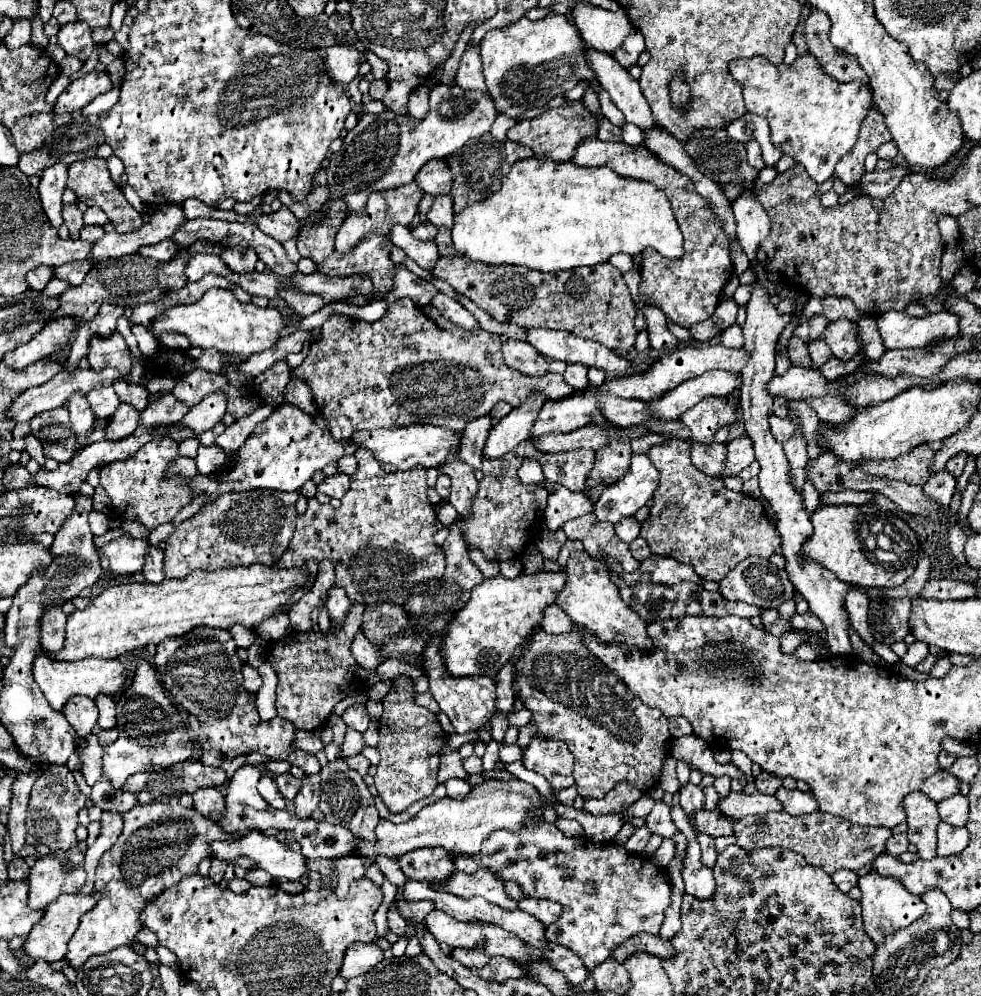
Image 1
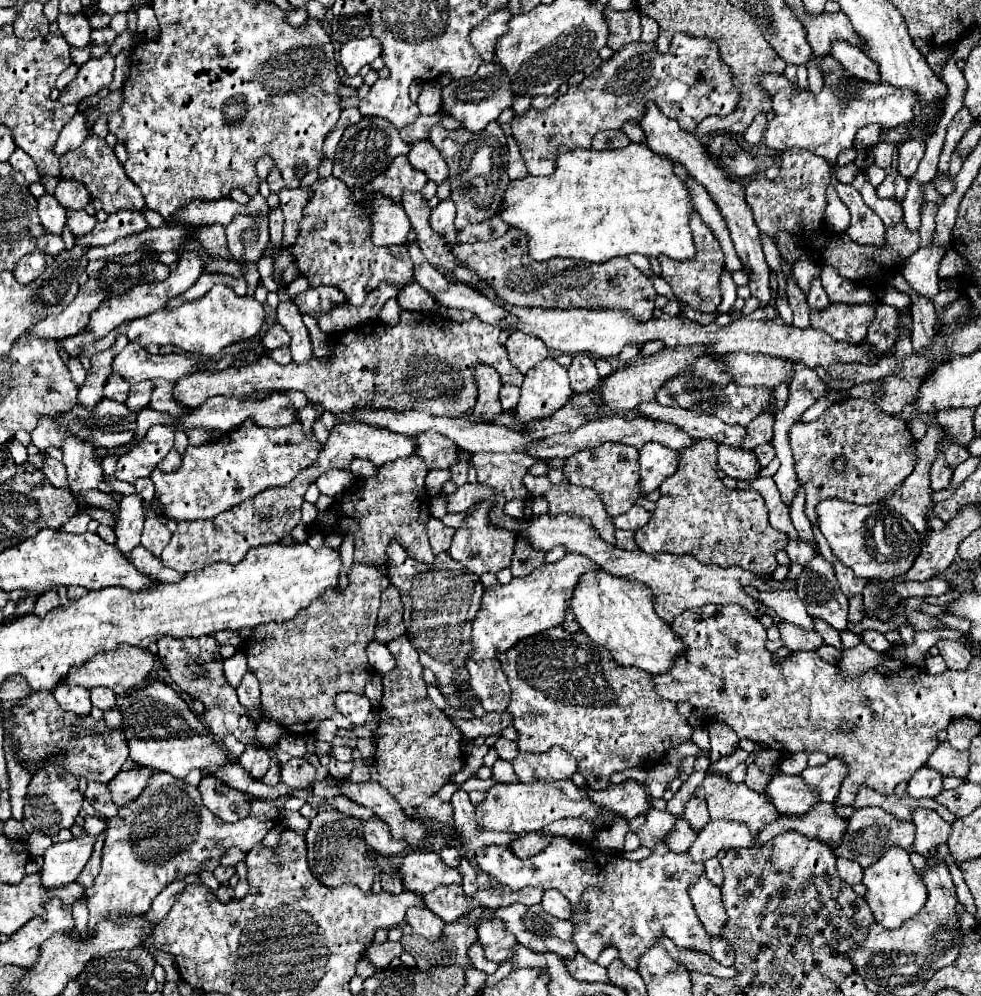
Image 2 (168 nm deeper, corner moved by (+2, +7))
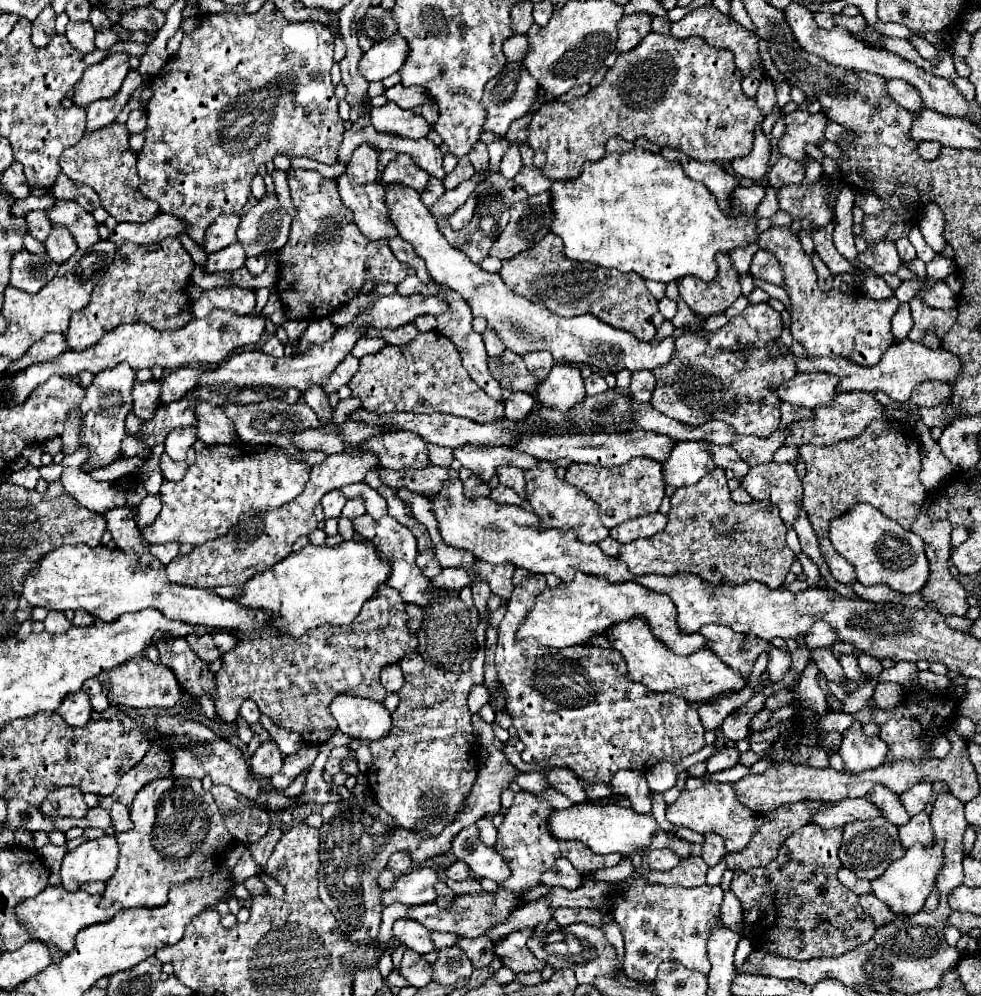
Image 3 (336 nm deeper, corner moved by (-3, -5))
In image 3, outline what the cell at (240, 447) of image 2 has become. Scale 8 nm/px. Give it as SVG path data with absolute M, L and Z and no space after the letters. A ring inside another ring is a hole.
M206 446L180 482L162 482L162 512L152 526L140 530L140 536L150 546L166 542L200 546L224 536L248 510L268 510L290 502L304 490L308 474L310 464L288 458L276 446Z

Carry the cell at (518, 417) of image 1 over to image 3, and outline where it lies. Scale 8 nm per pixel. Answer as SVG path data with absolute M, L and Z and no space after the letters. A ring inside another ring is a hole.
M556 364L548 378L538 388L540 406L554 410L568 410L586 398L584 380L578 366Z

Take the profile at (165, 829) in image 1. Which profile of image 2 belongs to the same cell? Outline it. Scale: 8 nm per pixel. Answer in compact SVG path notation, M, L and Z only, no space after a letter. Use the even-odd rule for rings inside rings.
M167 772L155 774L145 792L127 806L121 806L117 816L111 818L107 824L107 838L101 856L101 872L95 878L93 886L87 890L87 908L89 908L87 932L93 932L97 922L101 920L123 922L129 916L143 916L151 908L153 898L163 888L167 888L167 882L175 882L175 878L183 878L183 874L199 874L201 870L213 872L219 866L221 854L227 852L229 848L239 848L247 854L255 844L261 842L261 838L273 826L279 824L279 820L281 814L271 802L255 798L251 800L251 812L247 818L235 824L223 822L203 806L201 794L195 786Z

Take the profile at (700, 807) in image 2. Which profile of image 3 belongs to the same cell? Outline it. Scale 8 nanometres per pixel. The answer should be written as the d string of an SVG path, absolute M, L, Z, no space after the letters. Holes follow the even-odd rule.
M704 834L704 852L702 860L712 868L716 866L728 852L724 850L724 842L716 834Z

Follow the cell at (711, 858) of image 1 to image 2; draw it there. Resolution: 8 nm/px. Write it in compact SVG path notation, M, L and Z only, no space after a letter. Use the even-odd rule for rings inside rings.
M709 858L705 862L705 874L707 878L713 882L713 884L721 884L723 882L723 872L721 872L721 864L719 864L719 858Z

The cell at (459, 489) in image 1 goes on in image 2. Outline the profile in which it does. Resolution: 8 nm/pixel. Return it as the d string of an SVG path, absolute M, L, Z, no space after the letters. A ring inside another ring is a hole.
M423 432L415 436L417 454L423 456L427 468L453 468L459 462L459 448L439 432Z

